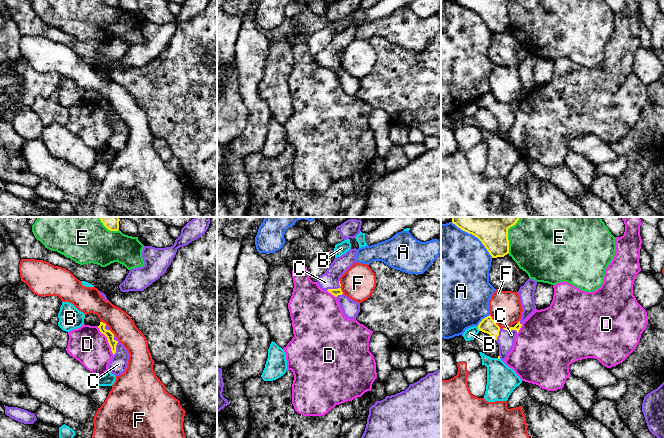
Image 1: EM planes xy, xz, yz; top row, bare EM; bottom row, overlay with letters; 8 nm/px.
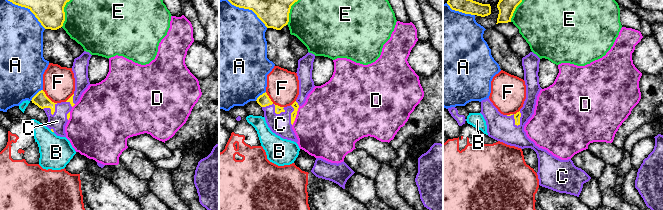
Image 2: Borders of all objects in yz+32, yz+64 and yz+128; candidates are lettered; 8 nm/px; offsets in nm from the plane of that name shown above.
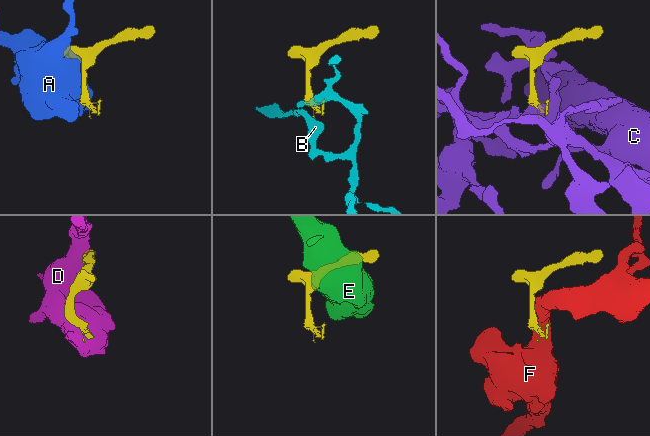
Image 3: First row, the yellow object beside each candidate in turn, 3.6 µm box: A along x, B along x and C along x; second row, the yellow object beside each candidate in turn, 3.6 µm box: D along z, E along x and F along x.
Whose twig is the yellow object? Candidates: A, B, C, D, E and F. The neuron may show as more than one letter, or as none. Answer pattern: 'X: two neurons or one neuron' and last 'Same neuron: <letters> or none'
A: two neurons
B: two neurons
C: one neuron
D: two neurons
E: two neurons
F: two neurons
Same neuron: C

